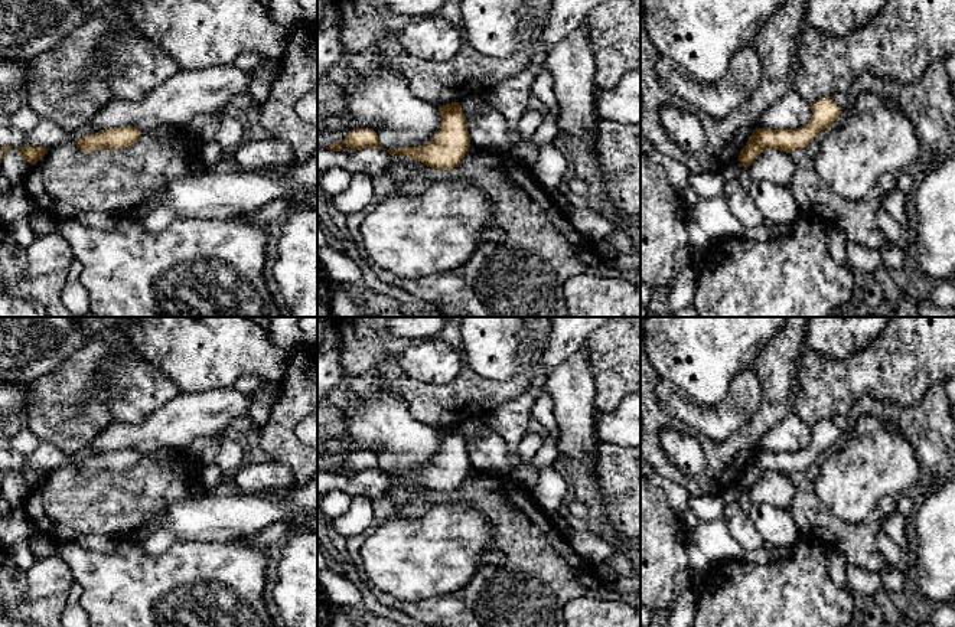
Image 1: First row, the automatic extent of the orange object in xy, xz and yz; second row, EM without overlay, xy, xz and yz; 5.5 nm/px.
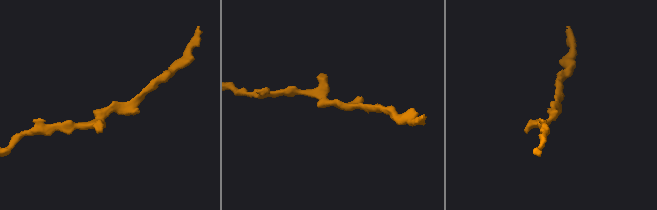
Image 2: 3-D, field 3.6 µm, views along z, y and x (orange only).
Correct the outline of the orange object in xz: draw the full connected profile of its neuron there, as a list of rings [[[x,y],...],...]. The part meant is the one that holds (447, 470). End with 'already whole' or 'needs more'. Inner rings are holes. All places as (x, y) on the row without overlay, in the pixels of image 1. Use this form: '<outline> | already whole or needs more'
[[[460,425],[439,428],[440,453],[424,468],[387,473],[391,479],[402,477],[421,484],[431,492],[450,493],[456,490],[470,470],[467,443]]] | already whole

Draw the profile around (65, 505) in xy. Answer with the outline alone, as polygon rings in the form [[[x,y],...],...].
[[[159,450],[141,455],[138,463],[124,471],[98,471],[84,476],[68,460],[36,484],[26,503],[25,515],[35,532],[58,543],[79,536],[101,533],[117,539],[134,538],[150,519],[164,513],[173,503],[192,493],[192,480],[199,467],[188,450]]]

